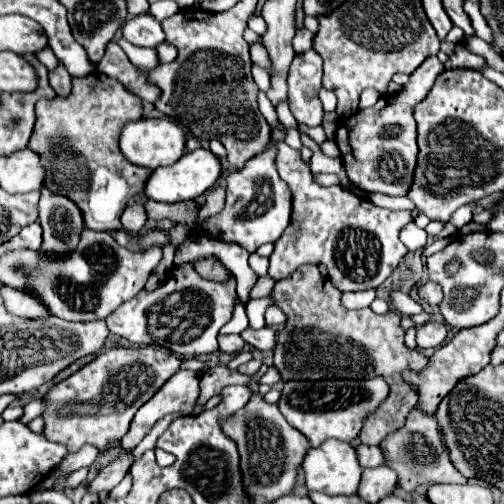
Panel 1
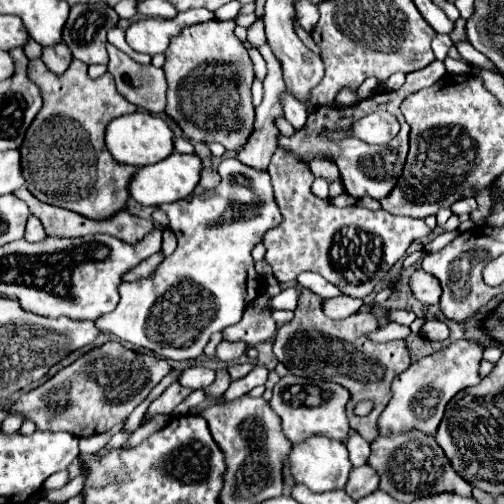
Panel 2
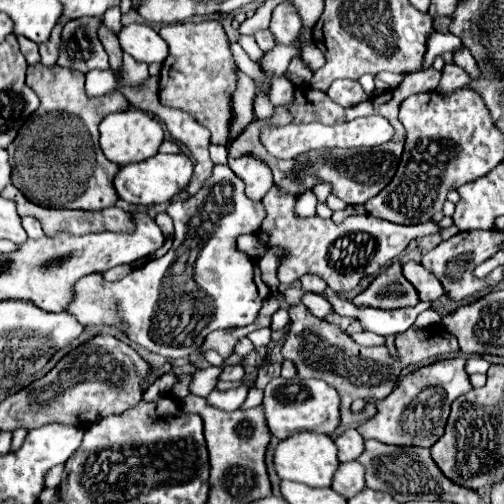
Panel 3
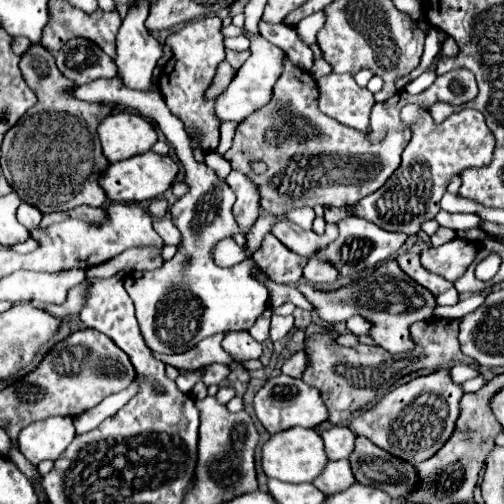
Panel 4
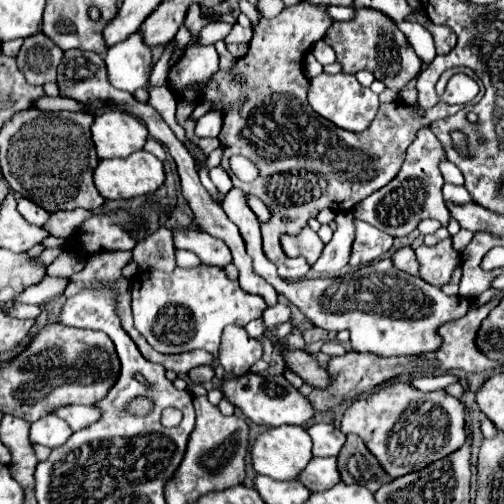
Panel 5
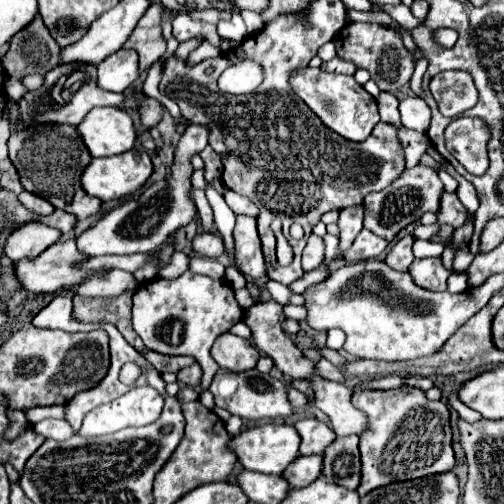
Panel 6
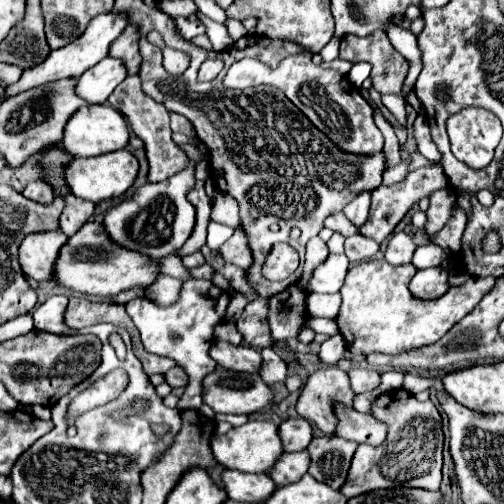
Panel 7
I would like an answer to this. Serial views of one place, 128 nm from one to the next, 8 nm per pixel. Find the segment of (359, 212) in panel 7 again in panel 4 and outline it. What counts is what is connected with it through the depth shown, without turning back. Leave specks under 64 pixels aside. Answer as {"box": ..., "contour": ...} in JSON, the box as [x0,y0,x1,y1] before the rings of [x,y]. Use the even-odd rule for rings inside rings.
{"box":[302,260,338,284],"contour":[[[308,260],[302,278],[310,284],[330,284],[338,278],[336,268],[330,262],[322,262],[322,260]]]}

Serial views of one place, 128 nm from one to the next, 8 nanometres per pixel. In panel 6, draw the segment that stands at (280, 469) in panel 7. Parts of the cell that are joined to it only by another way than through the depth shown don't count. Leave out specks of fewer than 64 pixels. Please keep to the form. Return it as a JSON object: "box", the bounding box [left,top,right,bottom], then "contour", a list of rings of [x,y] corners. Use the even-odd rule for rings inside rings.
{"box":[284,456,322,488],"contour":[[[298,456],[286,470],[284,478],[292,484],[292,488],[306,488],[322,474],[322,456]]]}

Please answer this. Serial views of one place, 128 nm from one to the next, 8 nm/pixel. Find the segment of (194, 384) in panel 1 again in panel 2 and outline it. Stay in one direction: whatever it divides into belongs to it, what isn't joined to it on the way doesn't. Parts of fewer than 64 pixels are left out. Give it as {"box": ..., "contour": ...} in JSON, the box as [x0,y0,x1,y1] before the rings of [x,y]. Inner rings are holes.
{"box":[142,382,192,424],"contour":[[[180,382],[170,384],[170,386],[168,386],[156,400],[150,402],[150,406],[148,406],[146,414],[144,414],[142,424],[148,422],[150,416],[156,416],[156,414],[170,414],[170,412],[174,412],[174,408],[176,408],[176,406],[190,394],[190,392],[192,392],[192,390],[186,388],[186,386],[182,386]]]}

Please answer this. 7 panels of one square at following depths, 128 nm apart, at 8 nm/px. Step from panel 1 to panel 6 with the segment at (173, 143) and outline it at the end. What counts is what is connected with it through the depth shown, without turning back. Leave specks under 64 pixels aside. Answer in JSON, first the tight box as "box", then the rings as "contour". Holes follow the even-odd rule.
{"box":[78,108,136,158],"contour":[[[94,108],[78,132],[92,158],[122,154],[136,144],[136,128],[130,114],[122,108]]]}

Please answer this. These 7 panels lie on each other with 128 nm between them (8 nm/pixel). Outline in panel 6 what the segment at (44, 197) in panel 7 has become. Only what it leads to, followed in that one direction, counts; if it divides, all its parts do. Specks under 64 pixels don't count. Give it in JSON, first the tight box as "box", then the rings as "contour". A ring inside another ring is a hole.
{"box":[18,190,54,216],"contour":[[[26,190],[18,194],[18,200],[22,202],[22,206],[26,206],[30,212],[34,212],[38,216],[48,216],[48,214],[54,212],[54,206],[48,204],[48,200],[42,200],[40,196],[34,196],[34,194],[26,192]]]}

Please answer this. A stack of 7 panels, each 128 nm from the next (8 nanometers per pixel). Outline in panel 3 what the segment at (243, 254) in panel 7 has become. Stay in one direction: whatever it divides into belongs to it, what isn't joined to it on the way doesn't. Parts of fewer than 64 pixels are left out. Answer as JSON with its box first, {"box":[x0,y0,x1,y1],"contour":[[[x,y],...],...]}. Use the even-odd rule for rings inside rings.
{"box":[228,156,418,310],"contour":[[[256,156],[228,158],[228,166],[244,180],[246,194],[252,200],[262,200],[264,194],[270,190],[272,172],[260,158],[256,158]],[[394,260],[388,268],[380,272],[380,276],[354,298],[354,304],[368,304],[380,310],[396,310],[402,306],[416,306],[418,294],[416,288],[404,278],[400,262]]]}

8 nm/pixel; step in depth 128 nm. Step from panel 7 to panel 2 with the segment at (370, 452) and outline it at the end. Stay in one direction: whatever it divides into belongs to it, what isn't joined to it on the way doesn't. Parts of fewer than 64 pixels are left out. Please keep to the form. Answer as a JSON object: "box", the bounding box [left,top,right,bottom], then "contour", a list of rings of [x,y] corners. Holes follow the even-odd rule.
{"box":[380,338,484,436],"contour":[[[462,338],[442,348],[440,352],[420,358],[408,370],[398,374],[392,382],[392,400],[388,402],[388,406],[380,416],[380,434],[386,436],[394,432],[406,432],[412,428],[422,430],[426,434],[434,434],[438,430],[448,400],[456,392],[468,386],[476,386],[480,382],[478,368],[480,368],[482,352],[484,346],[480,342]]]}

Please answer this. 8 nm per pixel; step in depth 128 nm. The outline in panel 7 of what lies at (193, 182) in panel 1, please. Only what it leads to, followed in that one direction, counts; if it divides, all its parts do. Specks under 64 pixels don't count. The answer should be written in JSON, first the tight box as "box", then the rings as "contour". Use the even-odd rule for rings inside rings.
{"box":[66,150,140,204],"contour":[[[116,150],[112,154],[102,154],[102,156],[94,156],[94,158],[74,158],[66,170],[66,182],[74,196],[92,200],[98,204],[102,200],[124,194],[134,184],[136,176],[138,176],[138,168],[140,168],[138,158],[128,150]]]}

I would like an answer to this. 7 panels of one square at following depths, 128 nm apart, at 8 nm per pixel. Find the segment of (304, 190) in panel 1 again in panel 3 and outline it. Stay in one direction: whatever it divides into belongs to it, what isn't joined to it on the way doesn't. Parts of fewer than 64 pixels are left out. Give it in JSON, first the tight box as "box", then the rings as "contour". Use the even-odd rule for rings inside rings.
{"box":[262,184,441,292],"contour":[[[276,184],[268,190],[264,196],[264,208],[266,208],[266,220],[262,224],[262,234],[268,236],[266,248],[280,248],[284,256],[278,264],[278,280],[284,284],[292,284],[300,280],[304,274],[316,274],[336,292],[350,292],[354,290],[362,278],[366,276],[378,276],[378,272],[394,260],[398,254],[406,250],[410,240],[416,236],[428,236],[428,234],[441,231],[438,224],[424,222],[424,224],[392,224],[388,220],[360,214],[360,216],[348,216],[344,222],[334,224],[332,220],[320,218],[318,214],[300,218],[294,212],[298,196],[286,194]]]}

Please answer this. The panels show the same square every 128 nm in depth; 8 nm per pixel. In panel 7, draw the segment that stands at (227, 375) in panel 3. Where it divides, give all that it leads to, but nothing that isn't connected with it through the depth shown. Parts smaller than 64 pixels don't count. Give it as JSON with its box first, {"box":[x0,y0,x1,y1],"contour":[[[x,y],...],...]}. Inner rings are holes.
{"box":[166,366,188,388],"contour":[[[176,366],[176,368],[172,368],[172,370],[166,372],[166,382],[172,388],[184,388],[188,384],[188,374],[180,366]]]}

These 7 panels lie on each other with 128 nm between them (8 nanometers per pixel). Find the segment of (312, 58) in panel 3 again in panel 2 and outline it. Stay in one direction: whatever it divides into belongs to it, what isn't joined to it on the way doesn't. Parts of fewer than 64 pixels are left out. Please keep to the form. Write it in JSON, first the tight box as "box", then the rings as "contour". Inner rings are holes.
{"box":[294,19,320,54],"contour":[[[297,19],[294,20],[294,25],[295,25],[296,33],[298,37],[303,41],[303,43],[307,47],[309,47],[310,50],[316,52],[316,54],[320,54],[320,49],[318,48],[317,44],[314,42],[311,34],[306,32],[300,27],[299,23],[297,22]]]}

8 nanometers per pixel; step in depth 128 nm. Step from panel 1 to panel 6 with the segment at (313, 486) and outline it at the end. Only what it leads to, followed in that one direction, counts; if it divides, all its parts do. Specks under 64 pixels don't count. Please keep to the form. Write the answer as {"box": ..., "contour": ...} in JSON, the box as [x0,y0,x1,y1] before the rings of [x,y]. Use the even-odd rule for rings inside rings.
{"box":[230,422,300,476],"contour":[[[268,422],[268,424],[250,428],[250,430],[242,432],[242,434],[238,434],[238,436],[234,436],[234,440],[230,442],[230,448],[236,452],[238,460],[242,462],[242,466],[246,470],[282,476],[284,468],[288,464],[292,464],[292,460],[296,460],[300,456],[300,452],[298,452],[298,448],[300,448],[300,434],[296,432],[296,428],[292,424]]]}

